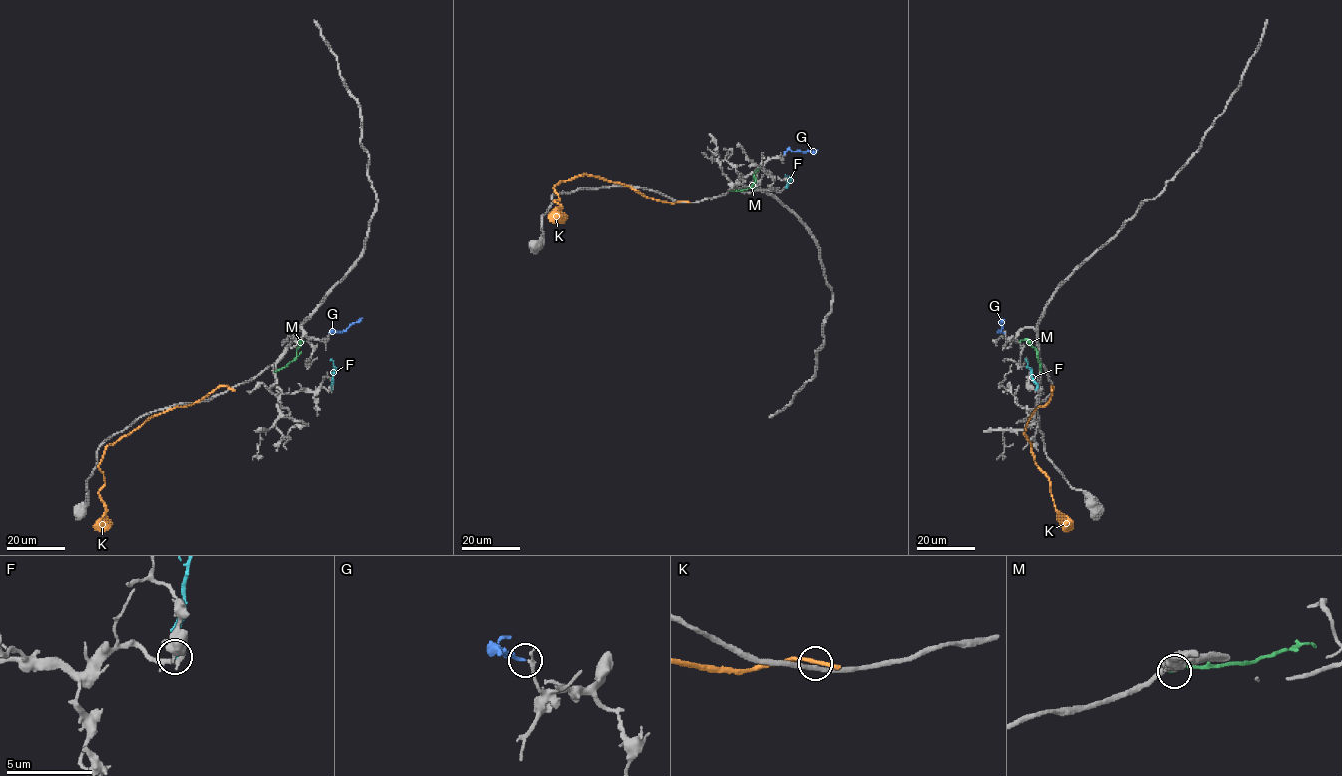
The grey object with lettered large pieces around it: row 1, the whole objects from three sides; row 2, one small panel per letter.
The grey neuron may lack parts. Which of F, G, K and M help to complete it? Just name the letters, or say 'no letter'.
G

